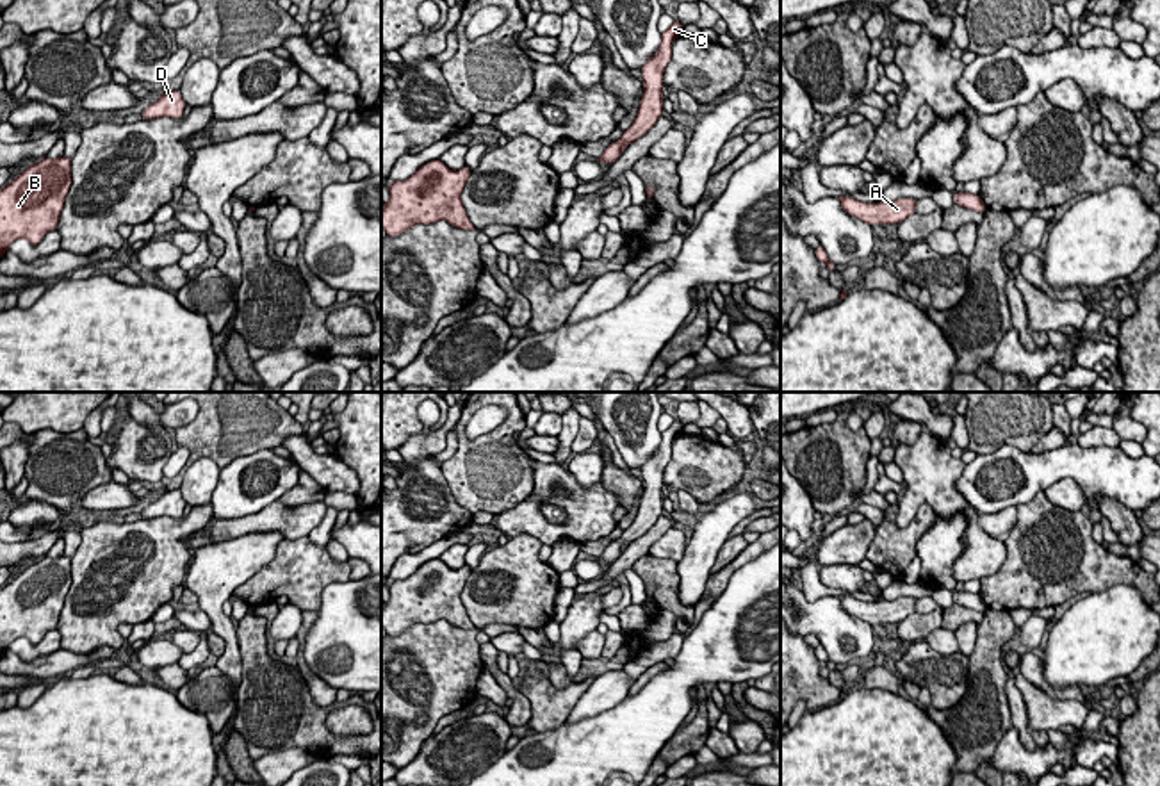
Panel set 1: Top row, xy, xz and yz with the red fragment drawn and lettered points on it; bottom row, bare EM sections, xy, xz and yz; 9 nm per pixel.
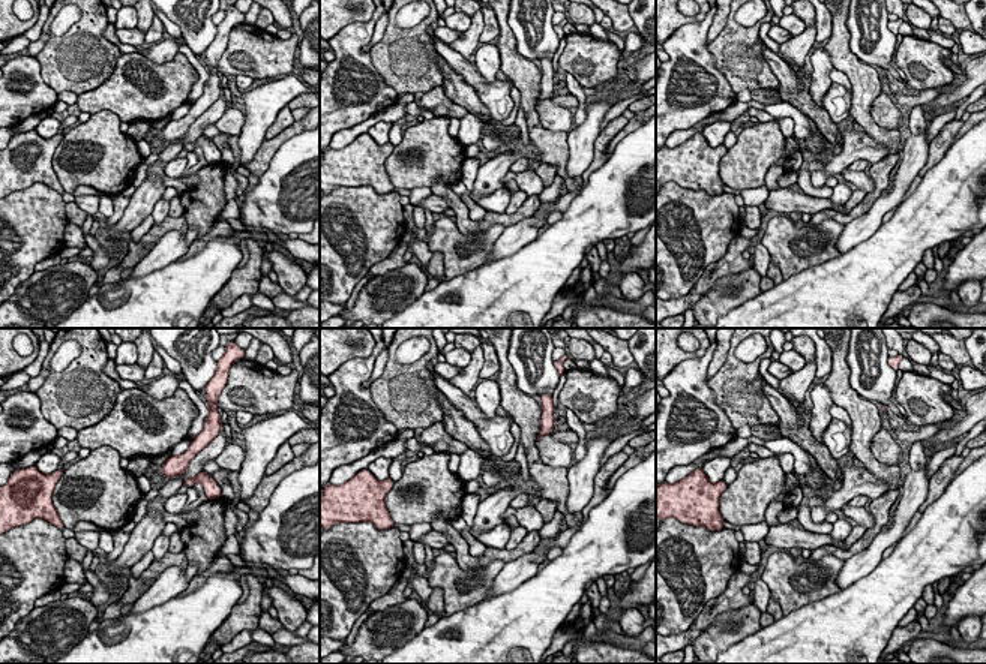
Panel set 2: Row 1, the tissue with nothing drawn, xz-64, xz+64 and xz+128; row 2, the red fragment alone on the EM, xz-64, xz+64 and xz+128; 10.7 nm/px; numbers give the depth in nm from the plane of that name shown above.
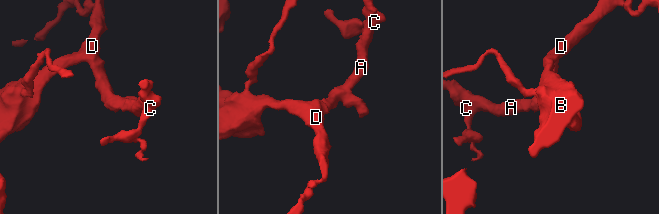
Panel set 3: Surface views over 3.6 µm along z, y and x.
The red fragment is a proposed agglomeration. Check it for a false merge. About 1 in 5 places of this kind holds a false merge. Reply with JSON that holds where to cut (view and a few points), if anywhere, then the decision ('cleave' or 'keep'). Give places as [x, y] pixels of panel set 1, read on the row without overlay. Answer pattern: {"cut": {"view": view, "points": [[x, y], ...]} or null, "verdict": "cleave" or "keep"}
{"cut": null, "verdict": "keep"}

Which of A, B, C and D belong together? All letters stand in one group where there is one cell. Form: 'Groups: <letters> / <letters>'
Groups: A B C D

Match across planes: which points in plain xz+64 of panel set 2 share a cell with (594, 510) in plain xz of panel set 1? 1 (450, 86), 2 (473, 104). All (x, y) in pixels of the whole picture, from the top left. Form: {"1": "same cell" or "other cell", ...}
{"1": "other cell", "2": "other cell"}

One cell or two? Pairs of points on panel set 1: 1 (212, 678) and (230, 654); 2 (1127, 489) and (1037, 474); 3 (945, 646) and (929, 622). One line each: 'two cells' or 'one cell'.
1: two cells
2: one cell
3: two cells

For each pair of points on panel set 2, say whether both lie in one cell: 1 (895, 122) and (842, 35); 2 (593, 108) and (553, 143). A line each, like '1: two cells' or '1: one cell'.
1: two cells
2: two cells

